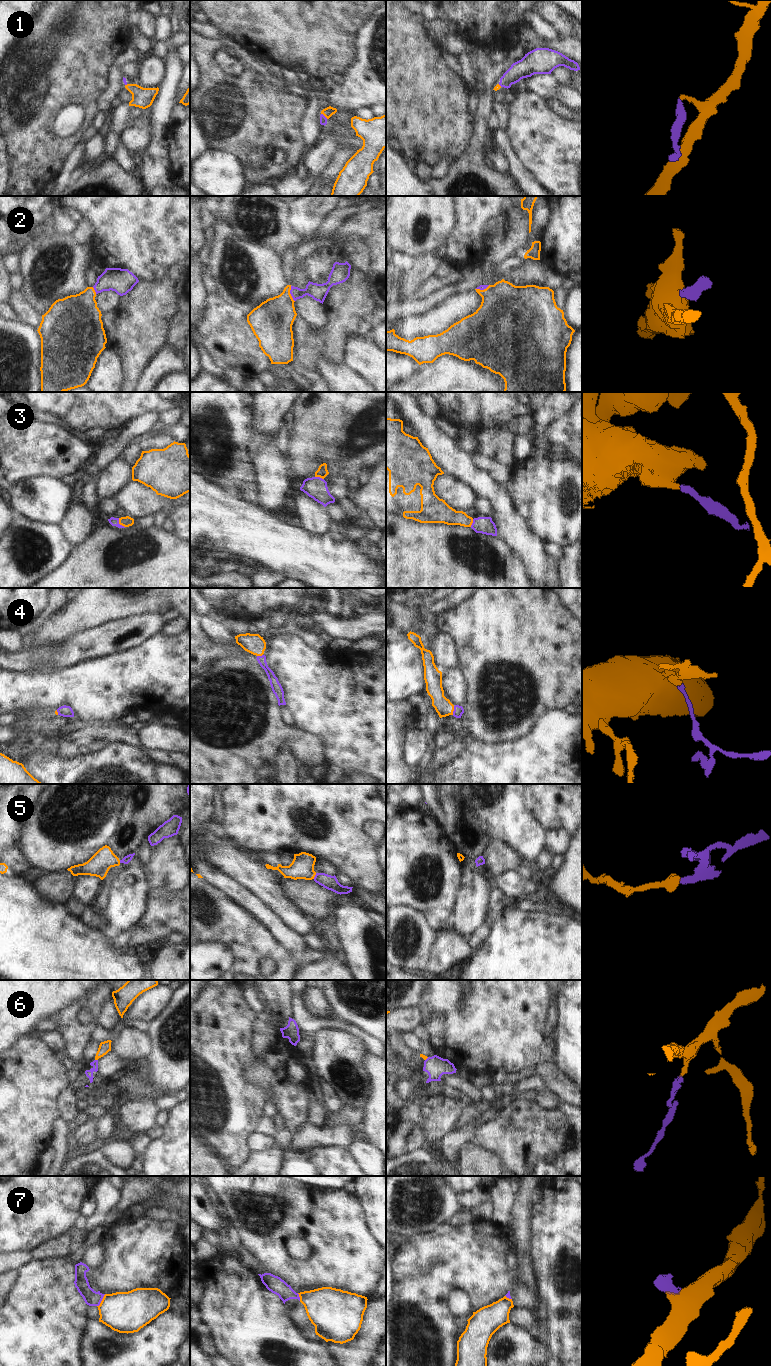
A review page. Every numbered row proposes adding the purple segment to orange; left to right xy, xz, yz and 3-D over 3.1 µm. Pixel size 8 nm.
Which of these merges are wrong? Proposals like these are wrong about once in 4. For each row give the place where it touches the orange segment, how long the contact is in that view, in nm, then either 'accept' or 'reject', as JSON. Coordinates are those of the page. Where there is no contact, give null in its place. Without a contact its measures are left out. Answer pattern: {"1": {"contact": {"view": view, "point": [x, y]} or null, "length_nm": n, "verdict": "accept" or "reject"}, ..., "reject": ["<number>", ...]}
{"1": {"contact": {"view": "xz", "point": [324, 115]}, "length_nm": 70, "verdict": "accept"}, "2": {"contact": {"view": "xz", "point": [290, 294]}, "length_nm": 130, "verdict": "accept"}, "3": {"contact": {"view": "xy", "point": [119, 523]}, "length_nm": 90, "verdict": "accept"}, "4": {"contact": {"view": "yz", "point": [453, 710]}, "length_nm": 70, "verdict": "accept"}, "5": {"contact": {"view": "xz", "point": [314, 876]}, "length_nm": 50, "verdict": "accept"}, "6": {"contact": {"view": "xy", "point": [96, 1059]}, "length_nm": 30, "verdict": "accept"}, "7": {"contact": {"view": "xy", "point": [102, 1300]}, "length_nm": 120, "verdict": "reject"}, "reject": ["7"]}

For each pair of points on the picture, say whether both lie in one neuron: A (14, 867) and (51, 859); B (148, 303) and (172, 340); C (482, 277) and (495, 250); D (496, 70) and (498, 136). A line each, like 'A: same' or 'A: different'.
A: different
B: different
C: different
D: different

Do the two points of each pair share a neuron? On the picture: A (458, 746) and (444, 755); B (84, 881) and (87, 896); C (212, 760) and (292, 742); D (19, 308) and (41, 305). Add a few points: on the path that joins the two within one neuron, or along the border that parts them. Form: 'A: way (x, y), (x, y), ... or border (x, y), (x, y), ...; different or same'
A: way (455, 748), (447, 754); same
B: way (85, 885), (85, 892); same
C: way (232, 748), (243, 746), (250, 742), (272, 742); same
D: border (20, 289), (25, 300), (41, 316); different

